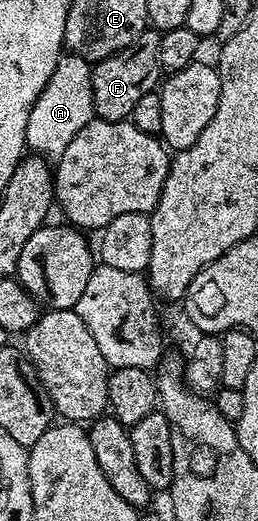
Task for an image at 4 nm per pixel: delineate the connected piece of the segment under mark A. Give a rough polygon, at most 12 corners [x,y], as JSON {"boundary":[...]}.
{"boundary":[[60,56],[27,120],[27,149],[58,159],[95,117],[92,62]]}

